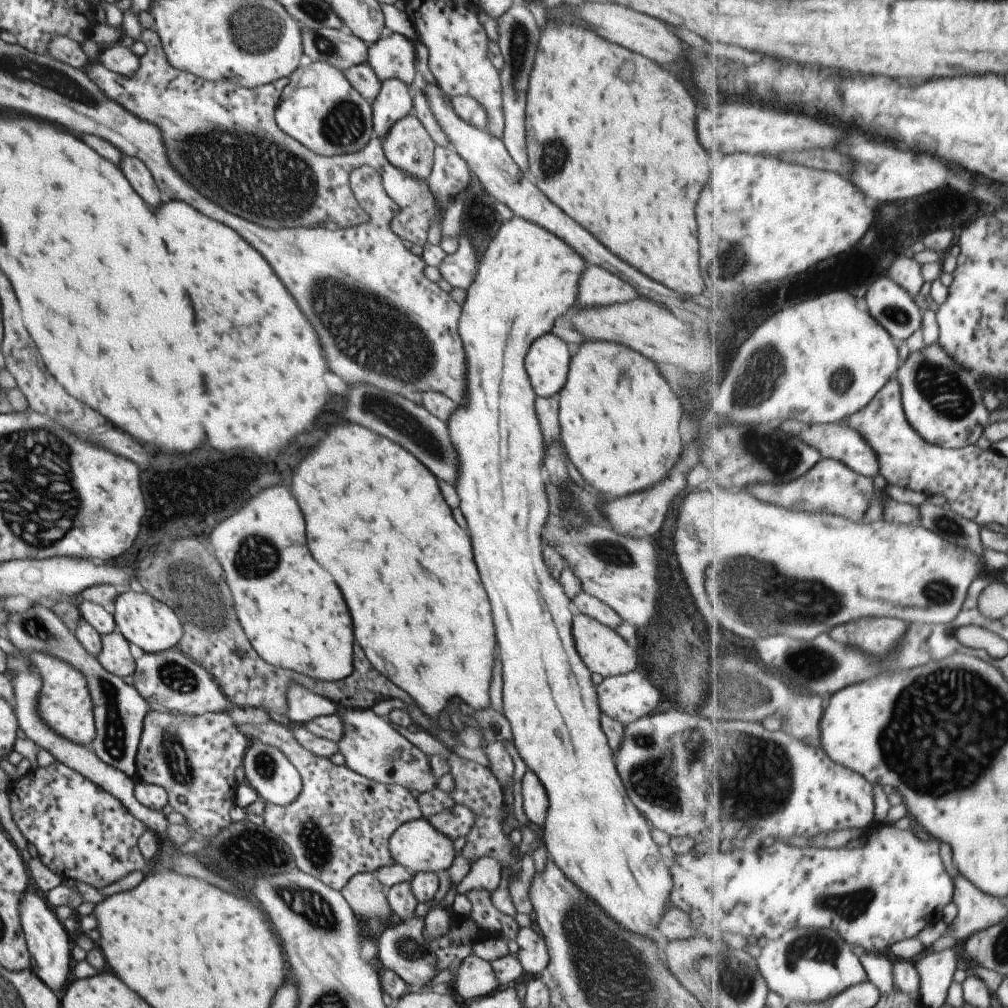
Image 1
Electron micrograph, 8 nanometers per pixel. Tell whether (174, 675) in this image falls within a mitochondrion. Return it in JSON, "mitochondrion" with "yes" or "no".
{"mitochondrion":"yes"}

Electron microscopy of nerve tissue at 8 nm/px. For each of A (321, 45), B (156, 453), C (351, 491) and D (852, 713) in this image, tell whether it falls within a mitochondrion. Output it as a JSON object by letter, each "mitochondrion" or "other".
{"A":"mitochondrion","B":"other","C":"other","D":"other"}

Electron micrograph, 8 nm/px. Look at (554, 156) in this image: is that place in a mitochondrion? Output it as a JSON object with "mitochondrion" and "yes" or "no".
{"mitochondrion":"yes"}

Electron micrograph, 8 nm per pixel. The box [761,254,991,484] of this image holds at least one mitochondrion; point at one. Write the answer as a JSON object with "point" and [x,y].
{"point":[946,392]}

